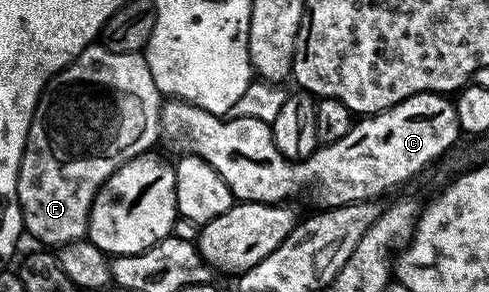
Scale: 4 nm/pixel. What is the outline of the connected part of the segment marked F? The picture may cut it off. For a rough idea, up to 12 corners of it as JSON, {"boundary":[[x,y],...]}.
{"boundary":[[89,45],[38,101],[22,224],[81,241],[102,184],[160,141],[142,53]]}

